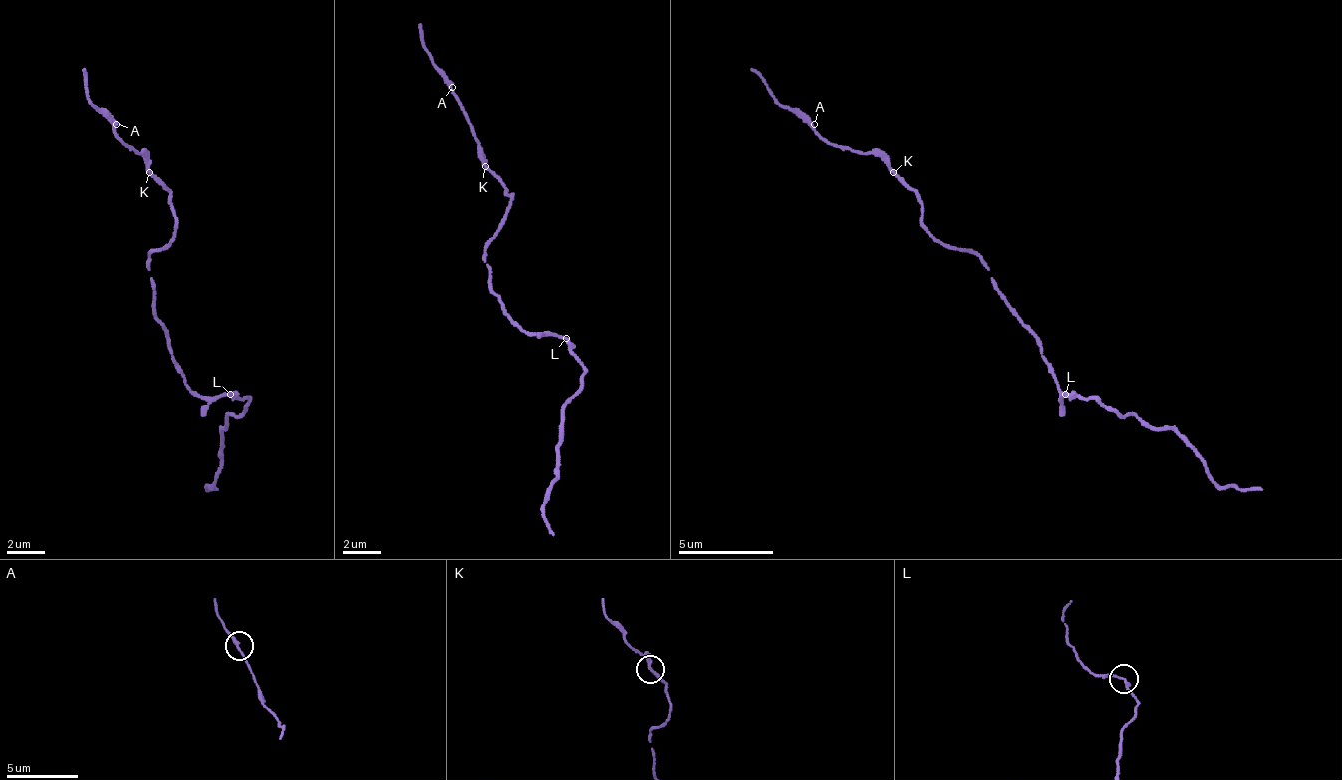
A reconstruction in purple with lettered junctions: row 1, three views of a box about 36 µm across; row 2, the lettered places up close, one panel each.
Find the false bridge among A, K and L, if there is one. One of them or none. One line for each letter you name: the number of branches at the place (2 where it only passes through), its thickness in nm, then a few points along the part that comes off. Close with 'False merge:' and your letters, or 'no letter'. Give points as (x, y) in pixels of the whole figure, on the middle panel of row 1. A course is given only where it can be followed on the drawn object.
False merge: no letter

